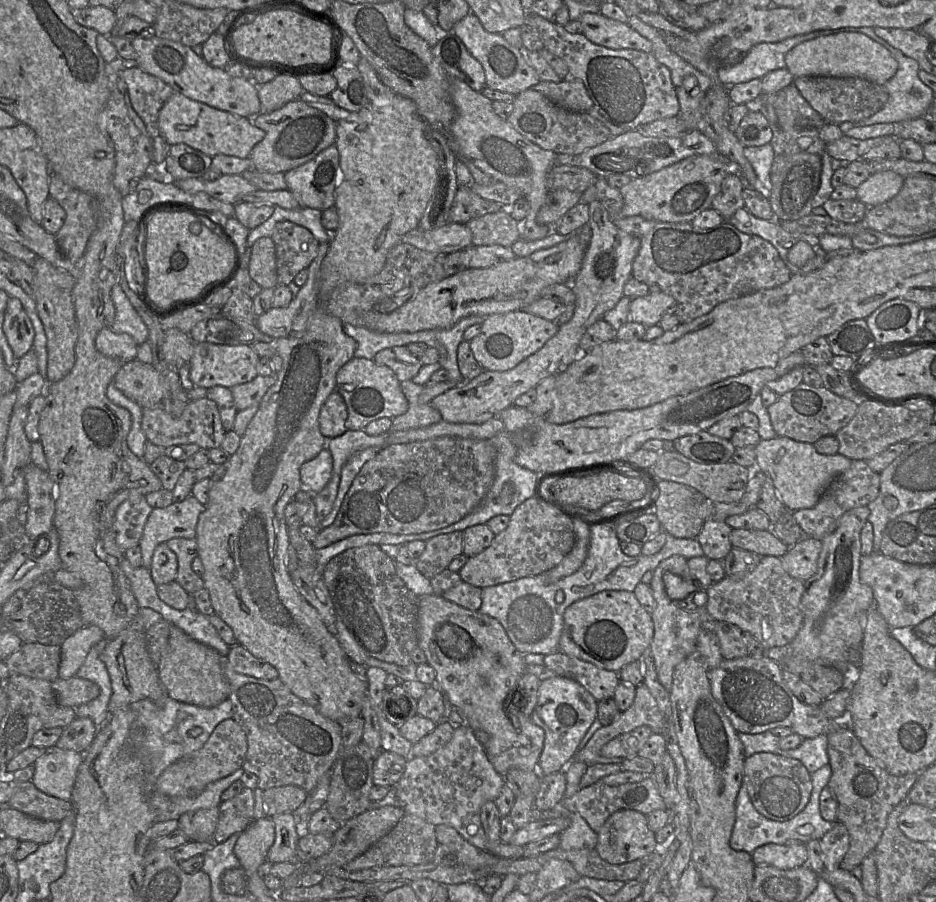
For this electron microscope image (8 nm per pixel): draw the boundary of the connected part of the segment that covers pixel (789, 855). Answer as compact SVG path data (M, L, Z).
M768 843L758 847L751 854L755 865L773 866L782 870L790 870L807 866L808 853L805 844L791 846Z

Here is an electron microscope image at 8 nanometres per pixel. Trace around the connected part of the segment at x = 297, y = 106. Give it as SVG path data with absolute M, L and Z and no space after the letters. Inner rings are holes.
M299 99L271 113L259 113L252 121L265 132L265 137L255 145L248 157L258 171L285 173L312 160L336 142L337 122Z

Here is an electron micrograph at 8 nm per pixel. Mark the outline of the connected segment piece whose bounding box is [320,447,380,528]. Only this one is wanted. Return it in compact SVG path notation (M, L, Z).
M375 447L366 448L353 454L347 460L347 462L344 464L341 470L339 487L335 501L333 502L332 509L330 513L323 520L320 521L320 528L330 526L334 522L339 508L341 506L342 500L345 494L347 493L348 489L350 488L353 479L358 474L363 465L368 460L373 458L379 450L380 449Z

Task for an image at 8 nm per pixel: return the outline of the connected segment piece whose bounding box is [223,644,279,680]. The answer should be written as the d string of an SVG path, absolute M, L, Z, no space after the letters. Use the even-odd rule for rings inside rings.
M240 644L230 646L227 657L223 659L226 659L232 669L240 674L264 680L274 680L279 677L275 667L254 657Z

